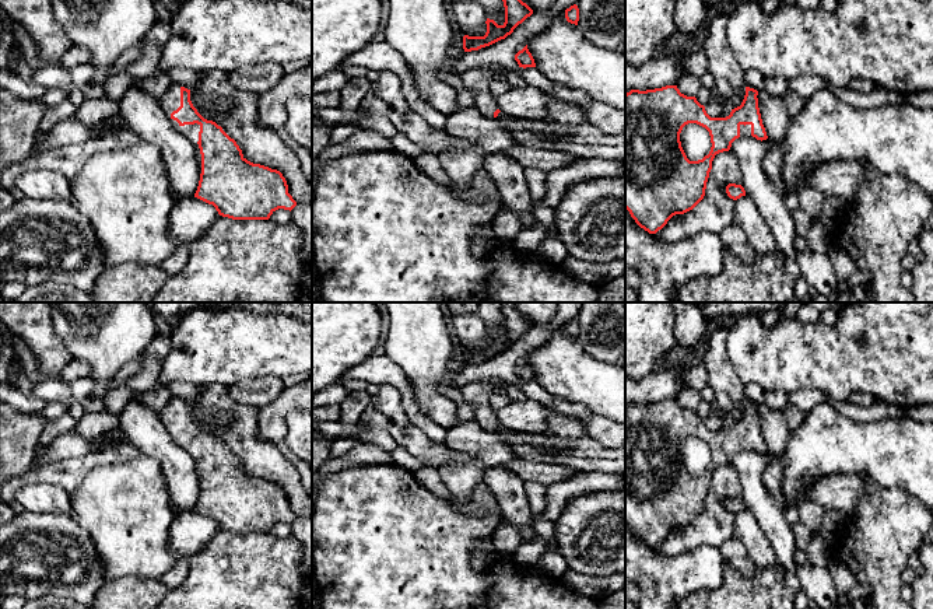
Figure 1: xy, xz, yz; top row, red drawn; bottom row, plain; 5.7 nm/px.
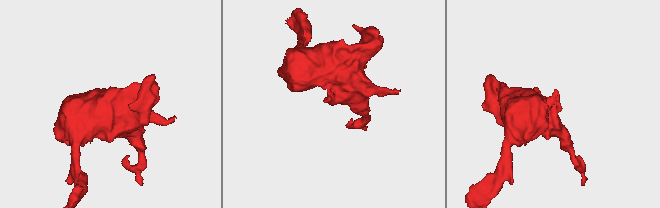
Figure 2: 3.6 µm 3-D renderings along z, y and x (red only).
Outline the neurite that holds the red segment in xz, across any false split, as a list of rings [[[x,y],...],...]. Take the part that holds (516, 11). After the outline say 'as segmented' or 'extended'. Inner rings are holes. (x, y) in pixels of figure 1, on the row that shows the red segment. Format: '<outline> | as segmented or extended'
[[[502,0],[505,7],[505,22],[498,25],[494,20],[487,18],[487,32],[484,36],[463,36],[464,52],[478,50],[505,39],[513,29],[533,14],[533,10],[522,0]]] | as segmented

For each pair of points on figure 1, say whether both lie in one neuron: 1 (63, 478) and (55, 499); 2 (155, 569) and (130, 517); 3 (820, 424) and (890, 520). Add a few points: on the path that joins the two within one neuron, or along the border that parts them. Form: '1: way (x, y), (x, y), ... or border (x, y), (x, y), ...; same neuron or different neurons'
1: border (25, 486), (56, 483), (70, 493); different neurons
2: way (148, 556), (133, 539), (133, 529); same neuron
3: border (862, 476), (881, 487), (897, 487), (900, 490); different neurons

